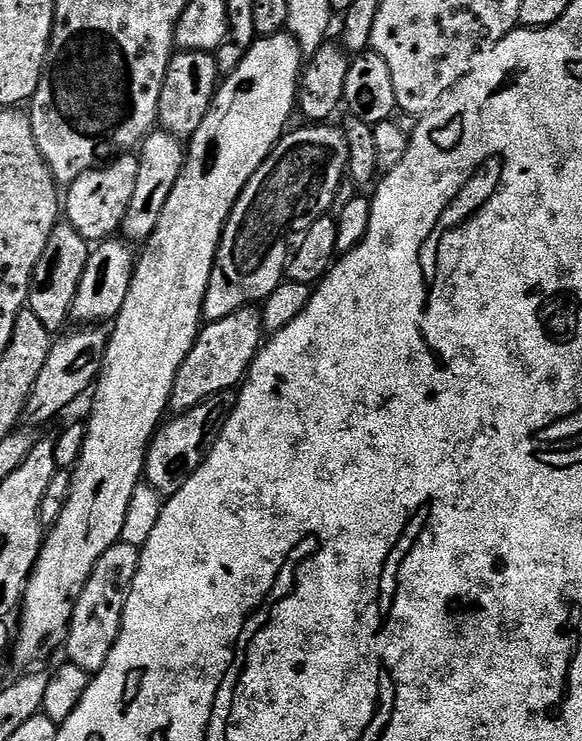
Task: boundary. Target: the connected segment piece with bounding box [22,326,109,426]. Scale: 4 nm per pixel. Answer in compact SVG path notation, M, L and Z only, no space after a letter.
M80 326L77 327L77 332L72 332L69 336L61 335L59 339L55 341L52 345L52 349L50 350L50 354L46 358L46 366L42 366L42 370L38 373L38 382L34 382L34 390L30 390L30 398L26 402L26 406L24 407L24 415L22 417L23 423L28 426L36 426L32 424L48 424L52 419L55 418L59 412L64 412L68 407L71 406L72 403L75 402L76 399L79 398L80 395L83 394L84 391L91 389L93 385L95 385L99 375L100 369L104 367L104 352L108 348L108 337L109 333L107 331L103 332L103 327L100 326Z

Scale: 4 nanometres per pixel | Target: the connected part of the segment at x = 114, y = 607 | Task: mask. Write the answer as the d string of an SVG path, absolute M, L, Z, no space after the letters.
M123 542L110 546L110 550L106 550L106 554L102 554L102 558L98 558L98 562L74 606L74 614L68 627L66 641L67 659L89 674L100 672L106 658L110 658L110 650L120 633L126 598L128 591L132 588L139 561L140 549Z

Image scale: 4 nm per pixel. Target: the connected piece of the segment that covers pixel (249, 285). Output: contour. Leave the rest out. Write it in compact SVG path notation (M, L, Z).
M320 122L315 126L304 126L308 128L293 127L280 137L280 141L272 147L266 162L258 166L258 170L242 190L228 221L224 223L220 245L216 247L214 266L204 299L205 321L221 320L240 308L256 306L265 301L285 279L284 263L288 257L288 243L293 233L303 232L307 225L333 211L337 203L336 191L340 188L340 179L345 179L348 167L348 143L343 131L339 127L331 128L332 126L331 123Z

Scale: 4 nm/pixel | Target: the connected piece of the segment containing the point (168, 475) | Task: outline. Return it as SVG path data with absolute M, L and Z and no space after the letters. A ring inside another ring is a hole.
M213 398L203 400L188 412L173 415L167 422L161 423L156 429L156 435L148 443L148 450L144 453L144 475L147 487L160 493L161 497L173 496L198 470L204 461L208 450L220 436L220 430L226 419L226 404L223 399Z

